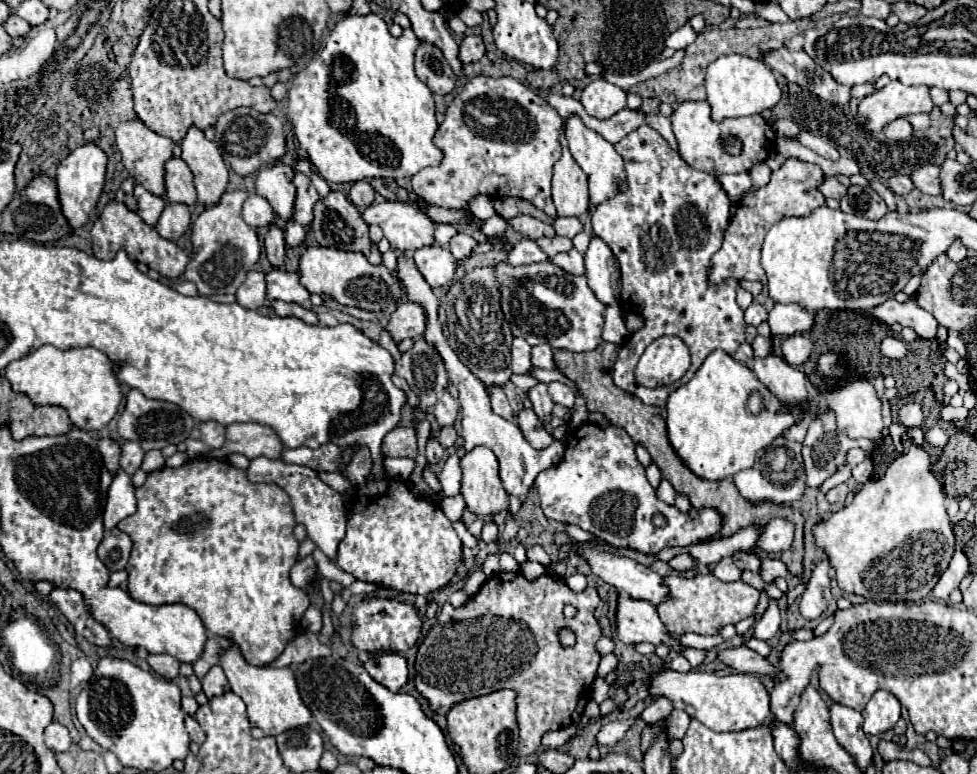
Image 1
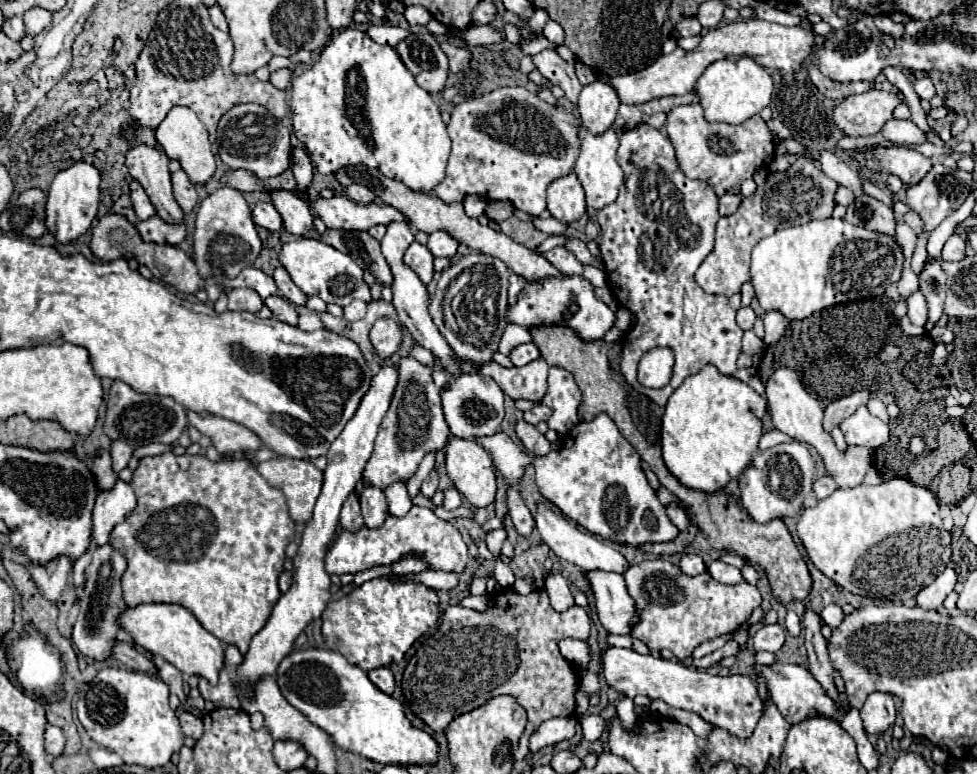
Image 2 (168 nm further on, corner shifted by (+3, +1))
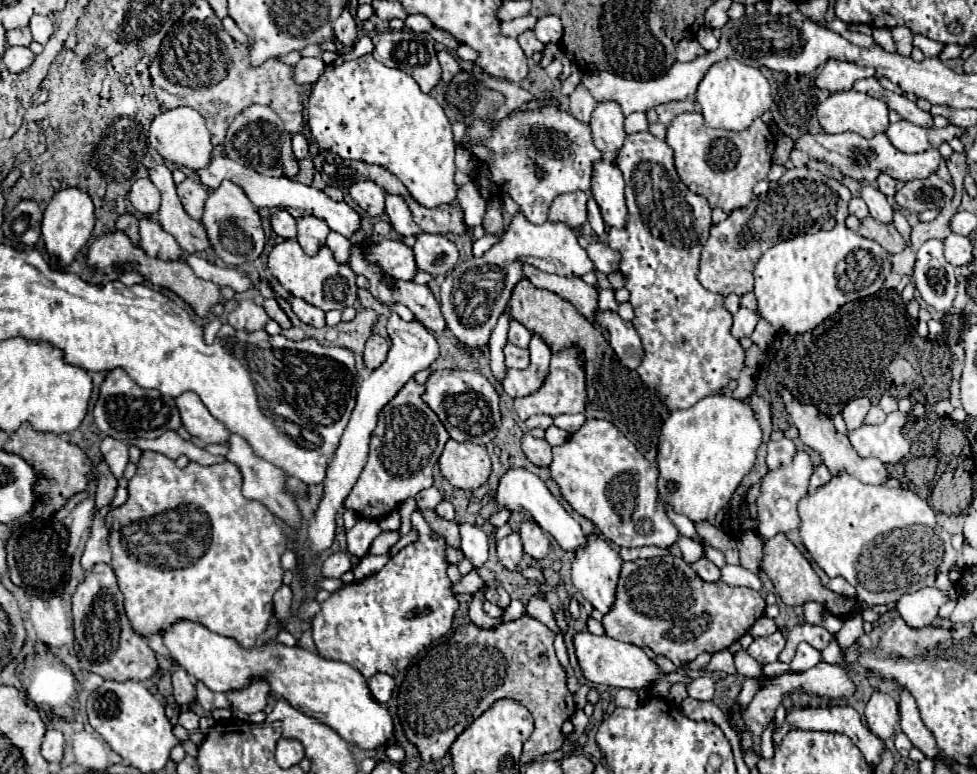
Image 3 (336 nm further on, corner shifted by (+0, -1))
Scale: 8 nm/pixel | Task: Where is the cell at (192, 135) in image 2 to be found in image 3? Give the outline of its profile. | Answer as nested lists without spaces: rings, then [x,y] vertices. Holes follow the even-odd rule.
[[[188,106],[164,110],[158,116],[154,116],[150,122],[150,140],[148,142],[162,158],[166,158],[178,166],[186,166],[190,170],[204,168],[204,164],[208,164],[210,154],[212,154],[210,132],[204,124],[204,118],[194,108],[188,108]]]

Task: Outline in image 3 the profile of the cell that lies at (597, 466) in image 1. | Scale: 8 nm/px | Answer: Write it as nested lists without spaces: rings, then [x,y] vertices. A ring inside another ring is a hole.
[[[586,420],[584,426],[562,446],[552,448],[554,460],[550,476],[558,482],[562,496],[570,506],[586,516],[600,534],[616,546],[658,546],[668,548],[676,542],[678,530],[668,520],[658,500],[658,470],[636,446],[608,420]],[[632,480],[636,480],[636,496],[632,498]]]

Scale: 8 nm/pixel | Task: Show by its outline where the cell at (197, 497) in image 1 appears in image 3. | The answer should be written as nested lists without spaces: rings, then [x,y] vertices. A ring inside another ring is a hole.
[[[142,452],[136,476],[128,482],[128,500],[106,516],[112,552],[110,566],[124,594],[126,616],[140,636],[162,634],[172,624],[190,620],[216,634],[234,638],[242,648],[252,648],[256,638],[268,628],[274,616],[272,596],[282,586],[284,576],[280,556],[286,550],[286,536],[260,502],[242,496],[240,486],[240,470],[230,462],[178,468],[174,460],[158,452]]]

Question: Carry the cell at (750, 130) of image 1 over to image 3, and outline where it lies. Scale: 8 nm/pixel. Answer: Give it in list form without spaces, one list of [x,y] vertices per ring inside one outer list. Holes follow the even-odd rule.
[[[698,112],[676,116],[672,126],[668,126],[666,144],[674,150],[680,180],[694,194],[704,196],[712,208],[722,208],[726,214],[754,200],[752,188],[768,176],[774,154],[774,136],[760,118],[742,132],[730,132],[704,126],[704,118]]]

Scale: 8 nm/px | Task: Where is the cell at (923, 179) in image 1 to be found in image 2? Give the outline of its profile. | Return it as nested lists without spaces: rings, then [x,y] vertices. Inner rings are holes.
[[[911,148],[865,150],[863,154],[859,154],[859,162],[863,162],[871,170],[883,170],[895,174],[907,186],[915,186],[931,170],[931,160]]]

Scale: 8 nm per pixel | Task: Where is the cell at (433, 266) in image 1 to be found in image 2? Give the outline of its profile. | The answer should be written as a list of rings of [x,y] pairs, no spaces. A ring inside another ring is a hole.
[[[413,242],[405,252],[405,262],[417,272],[417,276],[425,284],[429,284],[433,274],[435,274],[433,260],[435,260],[435,256],[431,254],[431,250],[425,244],[419,244],[419,242]]]

